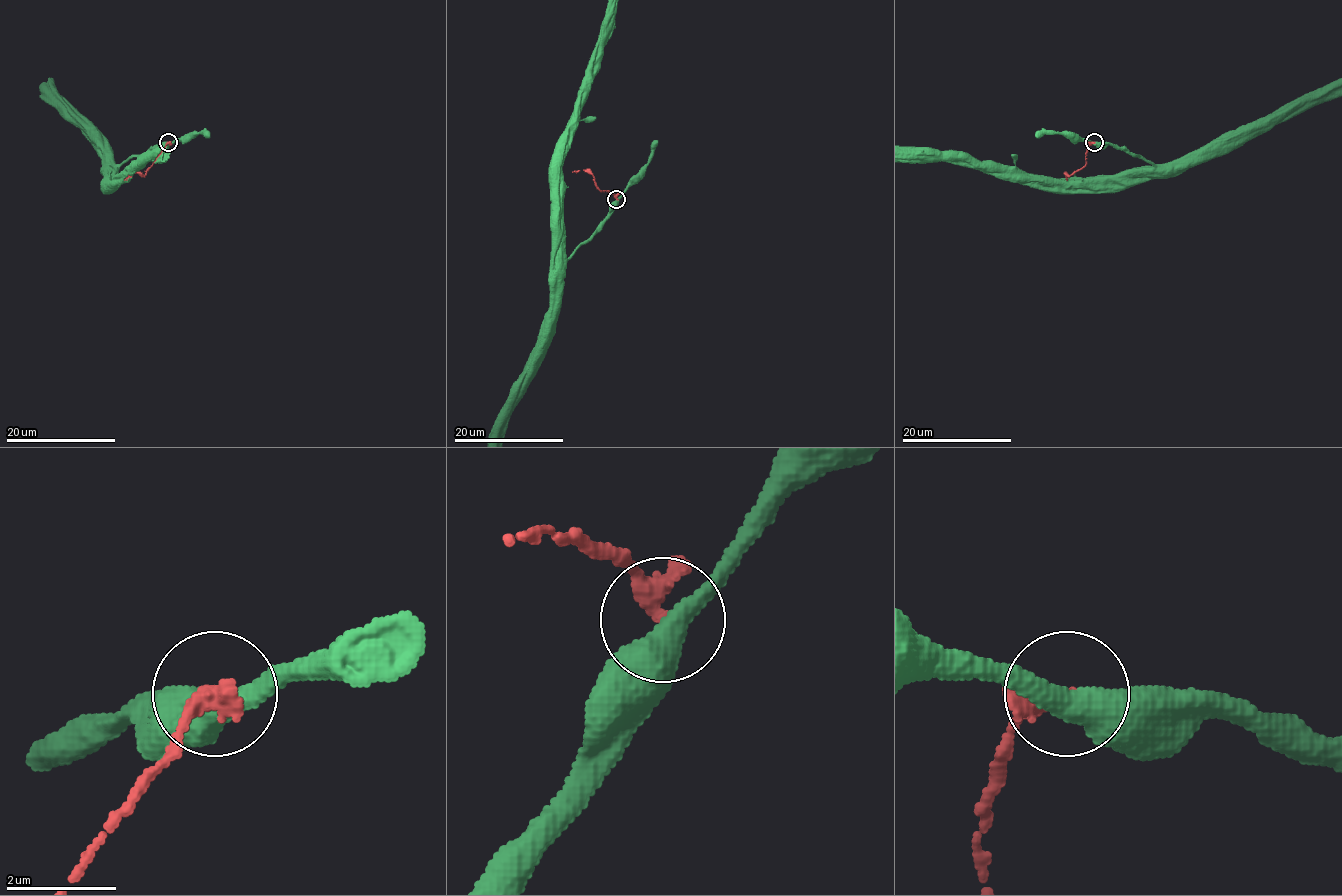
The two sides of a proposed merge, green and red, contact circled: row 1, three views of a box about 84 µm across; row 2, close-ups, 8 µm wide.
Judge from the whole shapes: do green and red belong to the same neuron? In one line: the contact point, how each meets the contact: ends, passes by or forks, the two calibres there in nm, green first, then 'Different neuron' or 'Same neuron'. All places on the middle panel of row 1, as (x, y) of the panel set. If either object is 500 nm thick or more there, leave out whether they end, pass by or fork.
Place: (616, 199). At the ring green passes by. At the ring red passes by. Thickness 480 nm (green) against 280 nm. Different neuron

